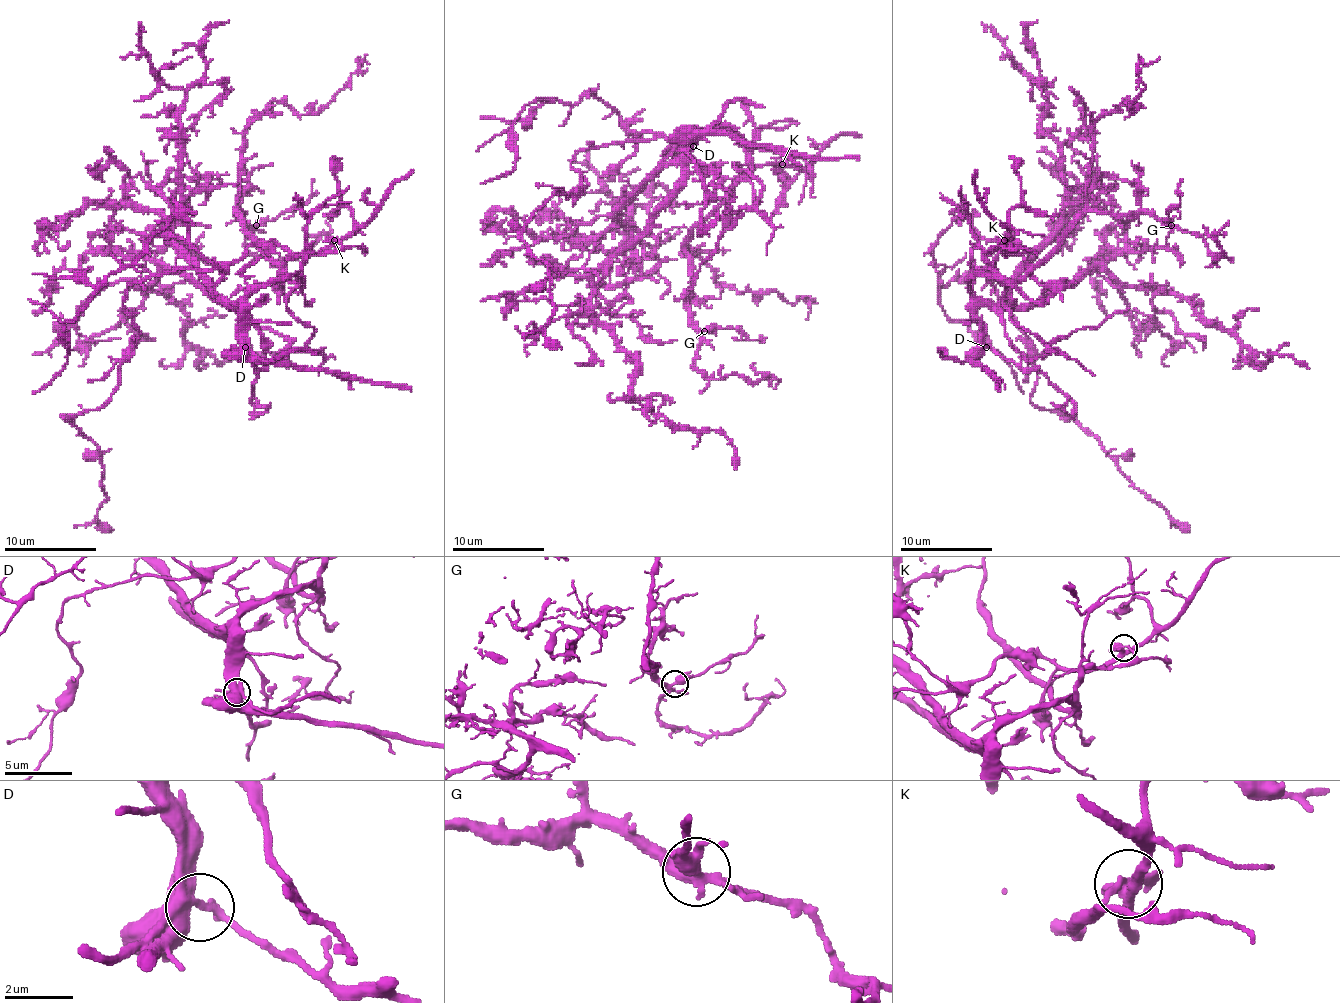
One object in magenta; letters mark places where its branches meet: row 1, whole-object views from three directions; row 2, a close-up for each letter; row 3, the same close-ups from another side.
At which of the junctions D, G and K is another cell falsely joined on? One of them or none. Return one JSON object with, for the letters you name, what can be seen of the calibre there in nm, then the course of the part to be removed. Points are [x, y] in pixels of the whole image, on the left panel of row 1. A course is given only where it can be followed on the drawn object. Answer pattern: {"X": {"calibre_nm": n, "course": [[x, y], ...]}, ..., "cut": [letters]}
{"K": {"calibre_nm": 360, "course": [[335, 239], [127, 287], [134, 352], [74, 419], [113, 530]]}, "cut": ["K"]}

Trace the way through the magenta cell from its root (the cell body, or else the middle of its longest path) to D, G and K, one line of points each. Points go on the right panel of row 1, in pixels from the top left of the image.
D: (993, 281), (1005, 287), (1005, 294), (995, 304), (984, 304), (977, 311), (977, 324), (986, 347)
G: (993, 281), (989, 269), (1005, 246), (1016, 246), (1030, 264), (1037, 264), (1088, 211), (1150, 211), (1171, 225)
K: (993, 281), (989, 276), (989, 269), (998, 253), (1005, 246), (1018, 248), (1014, 253), (1005, 253), (1005, 239)

